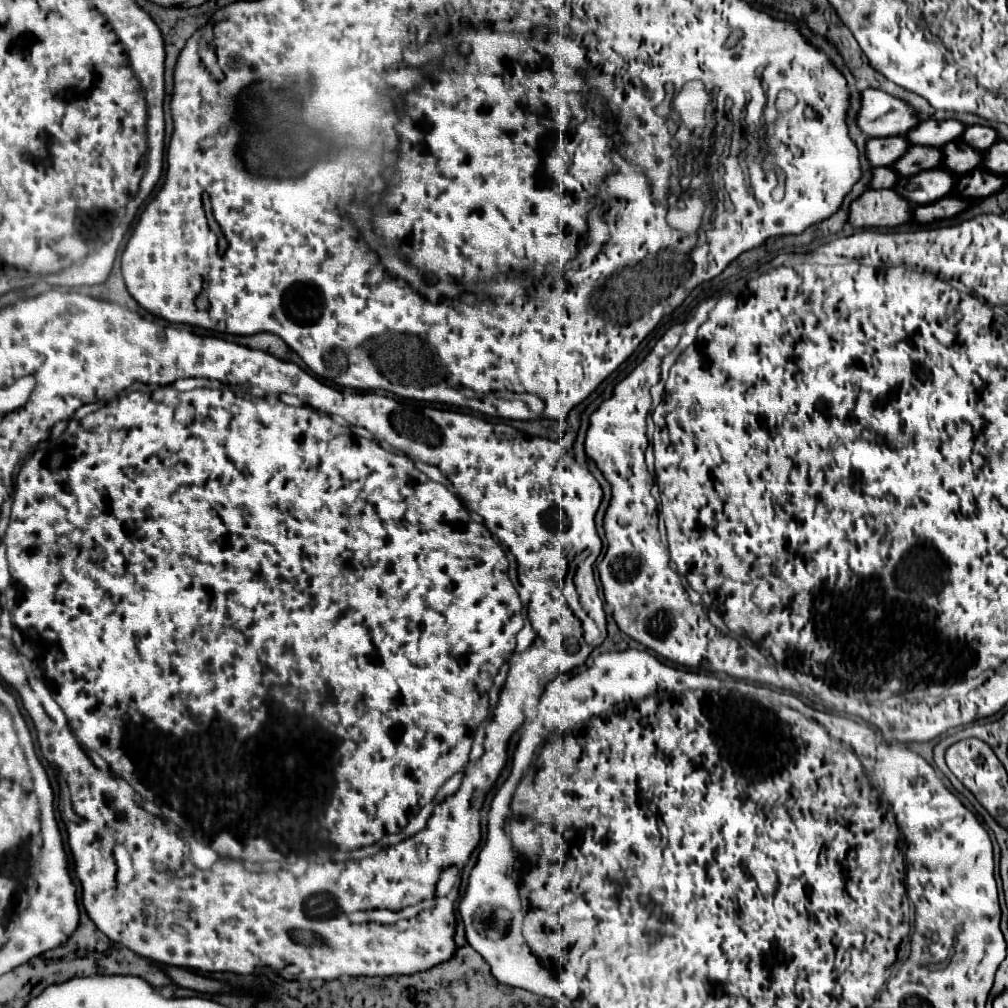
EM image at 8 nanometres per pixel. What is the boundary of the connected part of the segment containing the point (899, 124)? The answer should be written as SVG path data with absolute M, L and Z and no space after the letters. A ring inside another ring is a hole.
M878 89L862 91L858 125L870 137L906 135L918 123L920 119L916 115L916 109L910 107L906 101Z

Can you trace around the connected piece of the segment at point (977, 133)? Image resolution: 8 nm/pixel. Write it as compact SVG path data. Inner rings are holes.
M972 125L972 127L966 129L966 135L962 139L966 143L970 143L972 147L978 147L980 151L988 151L998 141L998 133L992 127Z

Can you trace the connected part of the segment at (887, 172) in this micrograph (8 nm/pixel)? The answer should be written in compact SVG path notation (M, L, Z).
M880 167L874 171L874 179L872 179L872 187L874 189L892 189L896 183L900 181L900 175L896 173L894 167Z

